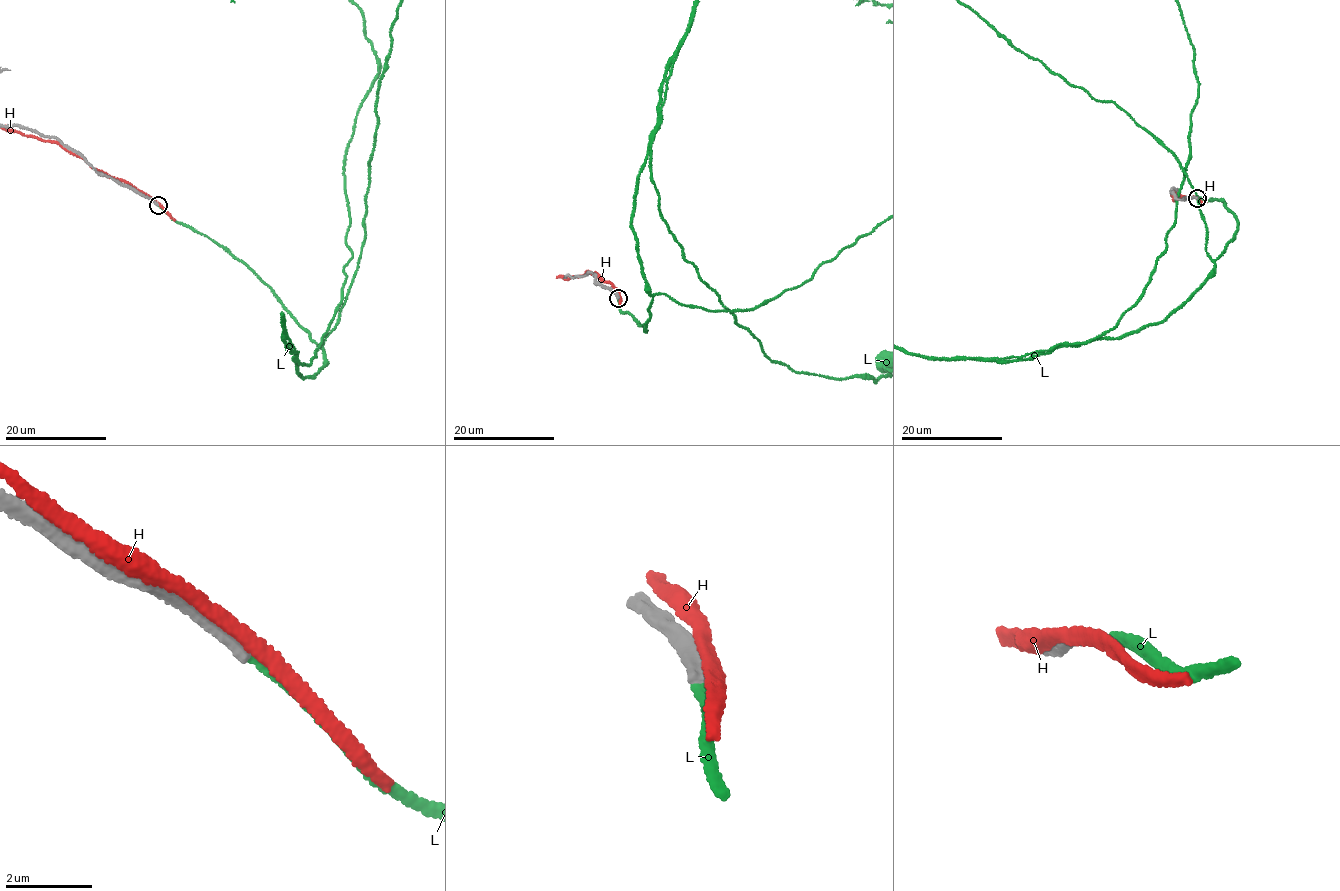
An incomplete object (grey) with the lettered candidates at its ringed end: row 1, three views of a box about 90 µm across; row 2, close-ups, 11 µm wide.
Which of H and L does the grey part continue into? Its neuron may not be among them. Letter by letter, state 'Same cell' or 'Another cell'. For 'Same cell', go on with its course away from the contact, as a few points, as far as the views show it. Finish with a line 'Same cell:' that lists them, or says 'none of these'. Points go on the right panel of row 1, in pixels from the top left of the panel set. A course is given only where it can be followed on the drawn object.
H: Another cell
L: Another cell
Same cell: none of these

